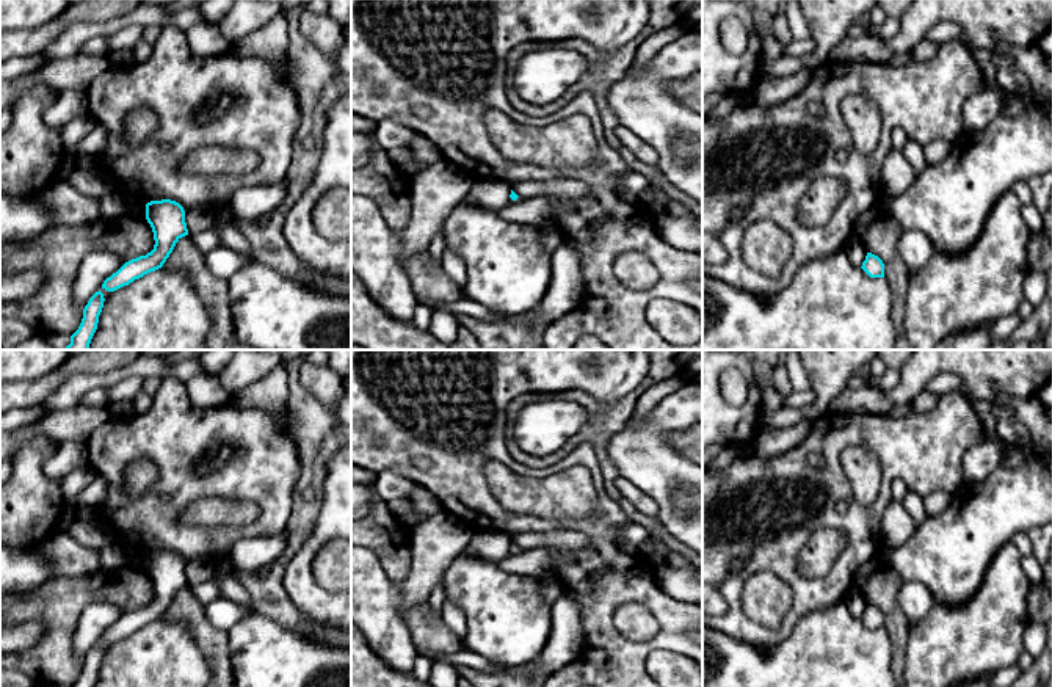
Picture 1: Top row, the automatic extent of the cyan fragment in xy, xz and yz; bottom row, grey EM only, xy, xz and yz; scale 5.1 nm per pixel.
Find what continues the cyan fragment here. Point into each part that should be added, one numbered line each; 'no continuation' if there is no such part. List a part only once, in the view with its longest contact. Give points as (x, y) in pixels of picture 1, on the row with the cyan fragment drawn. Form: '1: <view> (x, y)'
no continuation

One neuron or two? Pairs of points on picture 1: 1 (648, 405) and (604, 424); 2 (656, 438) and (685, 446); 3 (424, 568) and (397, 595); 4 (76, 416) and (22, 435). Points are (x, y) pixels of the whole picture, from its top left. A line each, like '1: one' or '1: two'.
1: two
2: two
3: one
4: one

